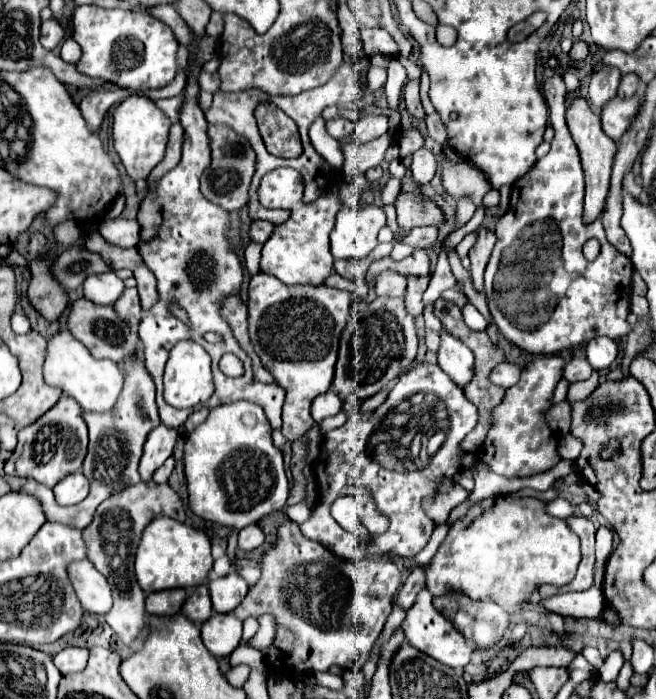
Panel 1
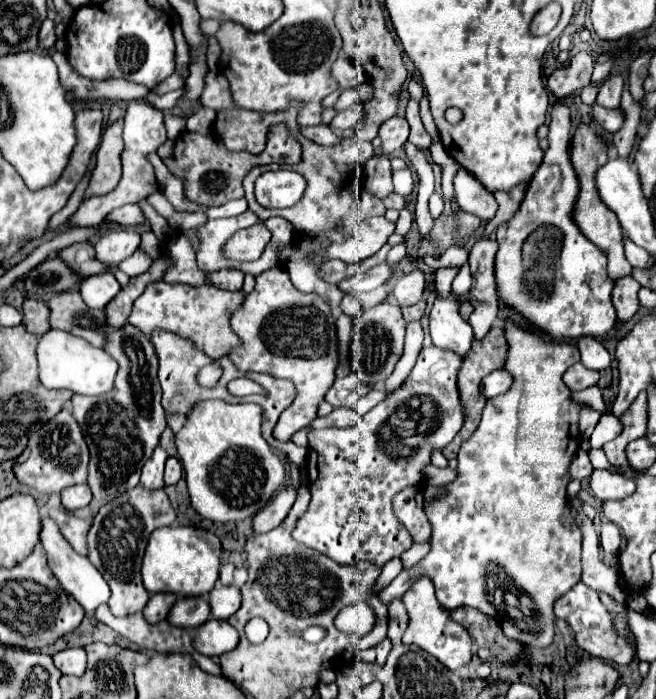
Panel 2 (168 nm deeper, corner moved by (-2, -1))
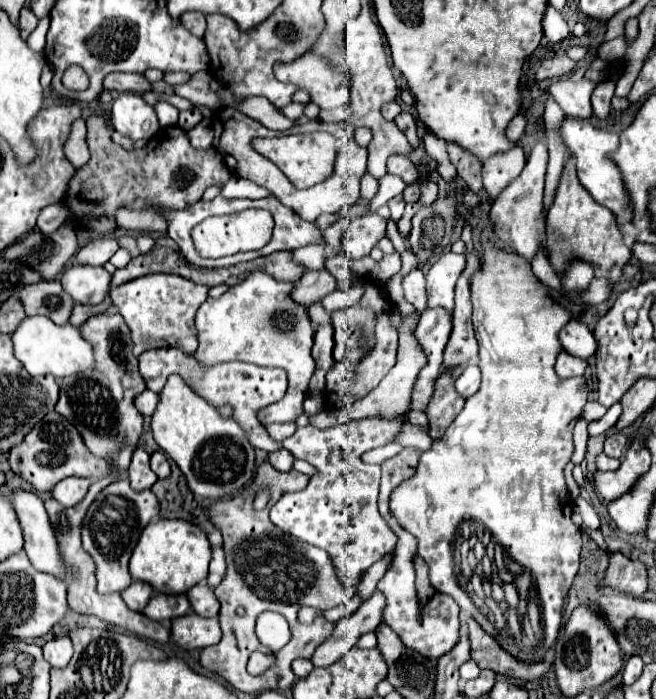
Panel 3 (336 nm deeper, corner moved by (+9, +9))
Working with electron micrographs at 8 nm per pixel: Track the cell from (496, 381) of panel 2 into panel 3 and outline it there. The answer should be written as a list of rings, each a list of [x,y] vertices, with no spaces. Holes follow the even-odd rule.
[[[467,365],[465,371],[461,373],[461,377],[455,381],[455,387],[465,399],[471,397],[473,393],[477,393],[481,387],[481,369],[477,365]]]

